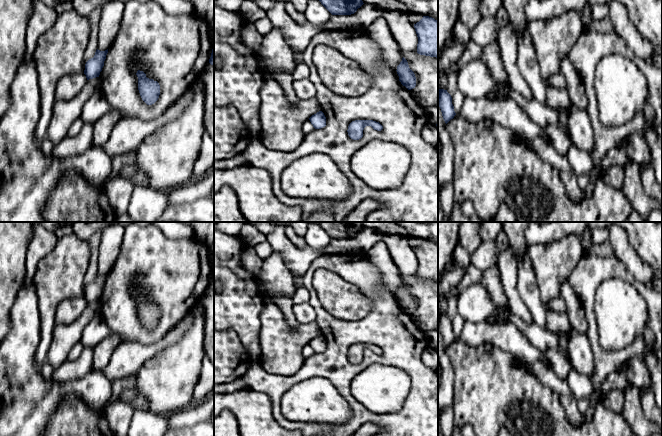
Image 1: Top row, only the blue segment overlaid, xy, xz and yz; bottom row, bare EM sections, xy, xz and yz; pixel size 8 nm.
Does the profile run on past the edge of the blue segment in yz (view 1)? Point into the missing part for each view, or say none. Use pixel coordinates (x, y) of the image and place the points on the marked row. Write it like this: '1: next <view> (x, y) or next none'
1: next none

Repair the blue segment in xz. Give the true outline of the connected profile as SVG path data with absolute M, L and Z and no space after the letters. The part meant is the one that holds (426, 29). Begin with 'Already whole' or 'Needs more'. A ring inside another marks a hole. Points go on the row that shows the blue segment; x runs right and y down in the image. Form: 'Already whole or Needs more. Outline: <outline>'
Already whole. Outline: M429 16L414 24L418 37L417 53L438 58L438 21Z

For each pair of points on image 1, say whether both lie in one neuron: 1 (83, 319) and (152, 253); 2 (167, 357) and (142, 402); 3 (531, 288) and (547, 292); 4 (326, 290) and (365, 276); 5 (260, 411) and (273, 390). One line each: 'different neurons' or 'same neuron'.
1: different neurons
2: different neurons
3: different neurons
4: different neurons
5: different neurons

